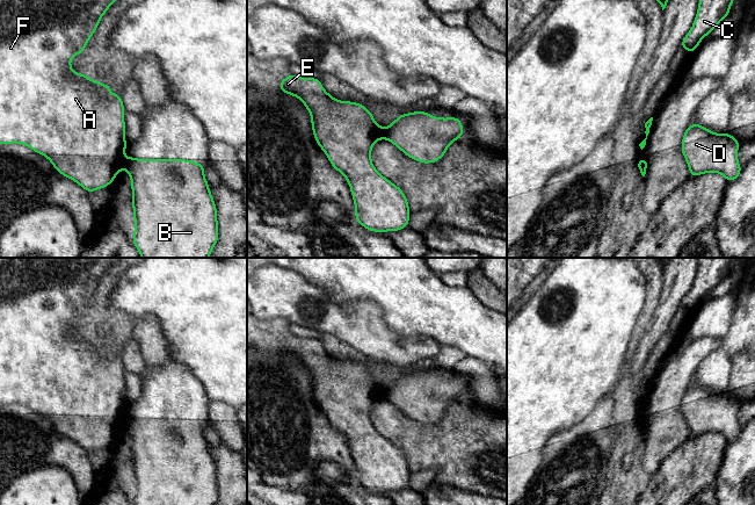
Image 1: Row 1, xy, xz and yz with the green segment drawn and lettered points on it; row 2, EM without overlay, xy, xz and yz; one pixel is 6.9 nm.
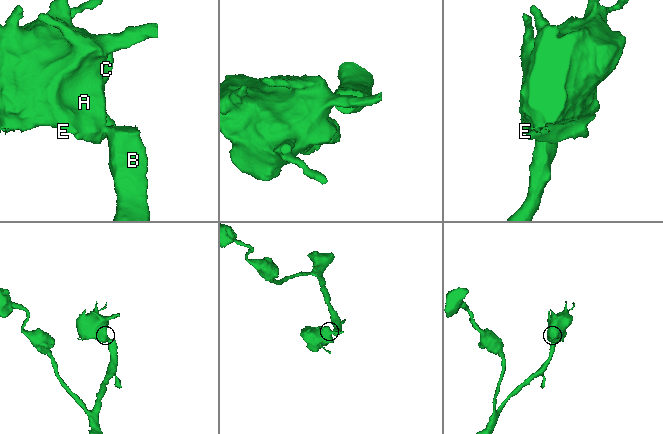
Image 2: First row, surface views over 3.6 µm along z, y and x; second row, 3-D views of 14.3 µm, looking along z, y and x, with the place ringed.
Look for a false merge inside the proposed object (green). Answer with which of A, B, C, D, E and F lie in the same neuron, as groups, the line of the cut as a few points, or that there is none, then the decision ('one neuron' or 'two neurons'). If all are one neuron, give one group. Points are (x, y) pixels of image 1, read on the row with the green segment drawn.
A C D E F / B; cut in xy along (126, 159), (124, 167); two neurons

